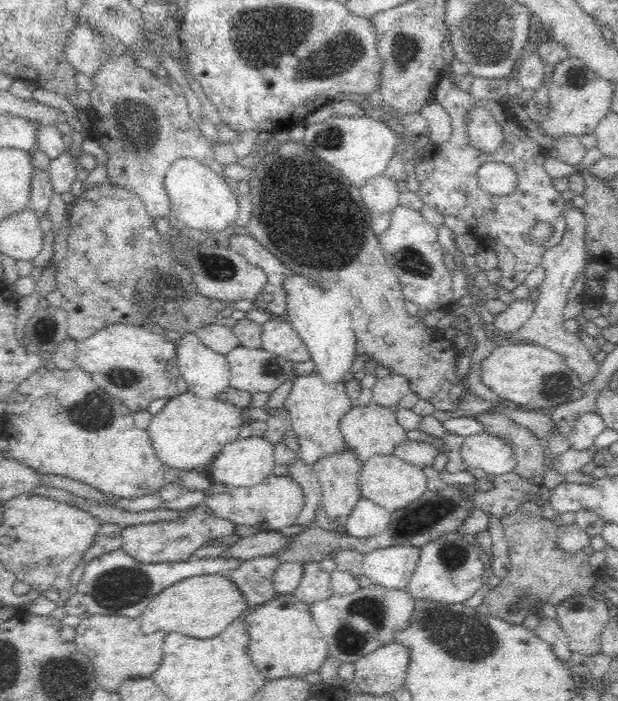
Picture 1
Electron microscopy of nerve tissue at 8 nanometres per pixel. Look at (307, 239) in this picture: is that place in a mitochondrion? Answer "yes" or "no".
yes

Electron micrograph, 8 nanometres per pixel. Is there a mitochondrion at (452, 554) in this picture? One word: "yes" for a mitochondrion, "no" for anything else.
yes

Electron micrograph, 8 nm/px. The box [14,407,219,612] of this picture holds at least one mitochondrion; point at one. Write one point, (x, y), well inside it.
(119, 588)

